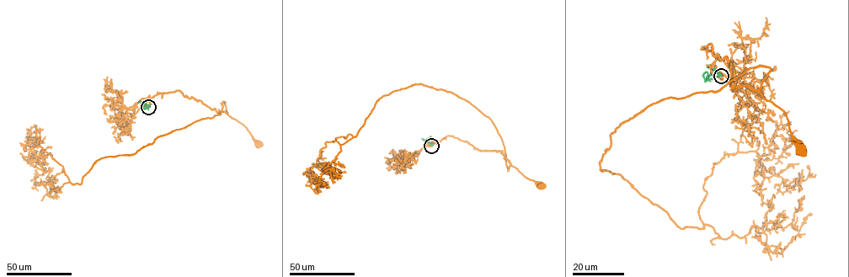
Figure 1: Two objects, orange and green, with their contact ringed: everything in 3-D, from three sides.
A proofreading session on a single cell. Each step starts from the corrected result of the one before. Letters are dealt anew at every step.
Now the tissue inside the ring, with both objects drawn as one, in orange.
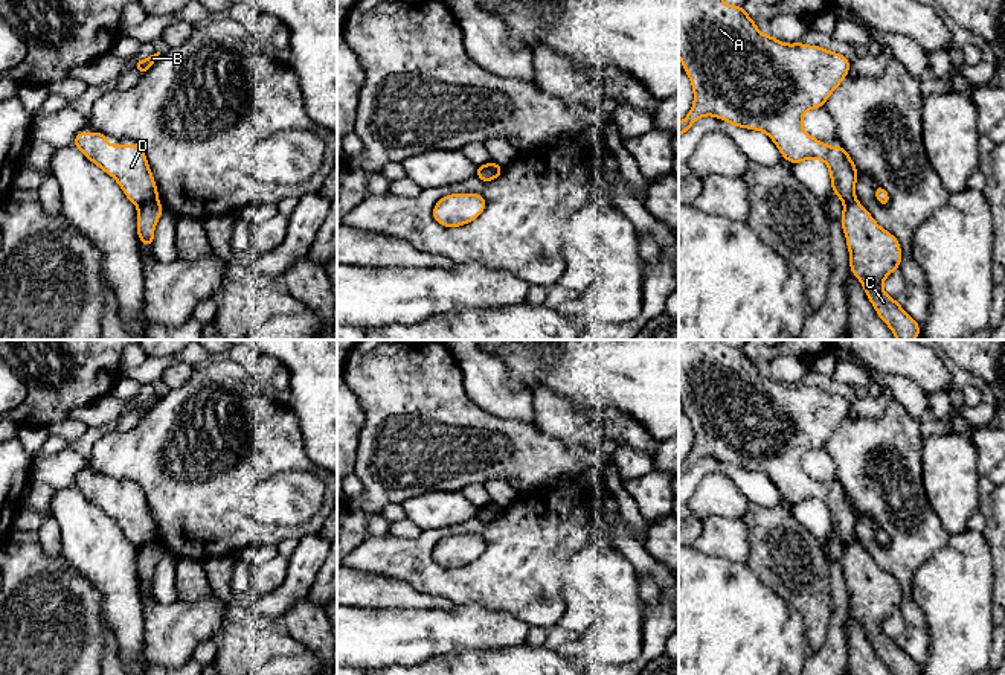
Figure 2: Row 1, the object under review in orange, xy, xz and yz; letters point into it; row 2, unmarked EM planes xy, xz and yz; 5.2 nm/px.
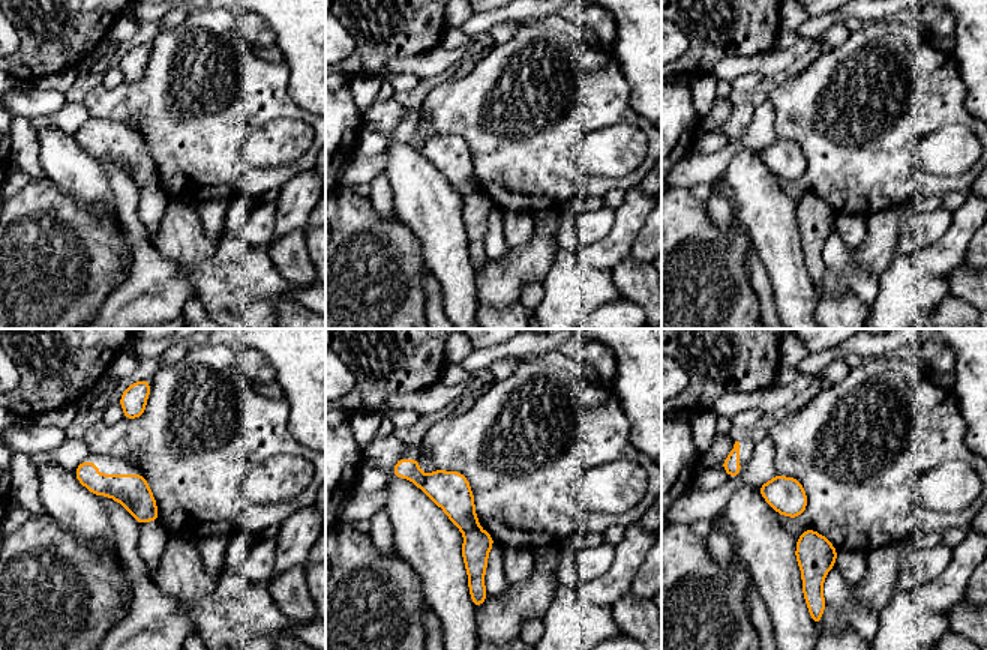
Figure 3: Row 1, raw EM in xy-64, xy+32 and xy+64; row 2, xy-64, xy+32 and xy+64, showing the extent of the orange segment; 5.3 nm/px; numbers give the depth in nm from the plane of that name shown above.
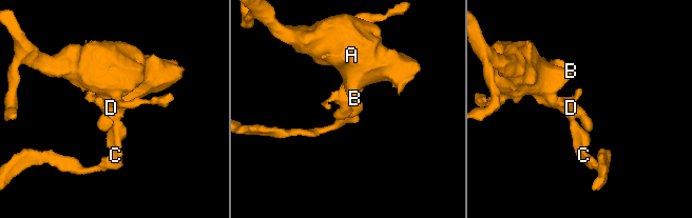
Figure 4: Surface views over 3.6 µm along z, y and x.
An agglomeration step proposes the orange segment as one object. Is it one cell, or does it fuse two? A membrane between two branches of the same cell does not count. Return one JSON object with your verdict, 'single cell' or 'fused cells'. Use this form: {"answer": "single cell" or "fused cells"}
{"answer": "fused cells"}

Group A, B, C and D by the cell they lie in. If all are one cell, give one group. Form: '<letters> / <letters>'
A B D / C

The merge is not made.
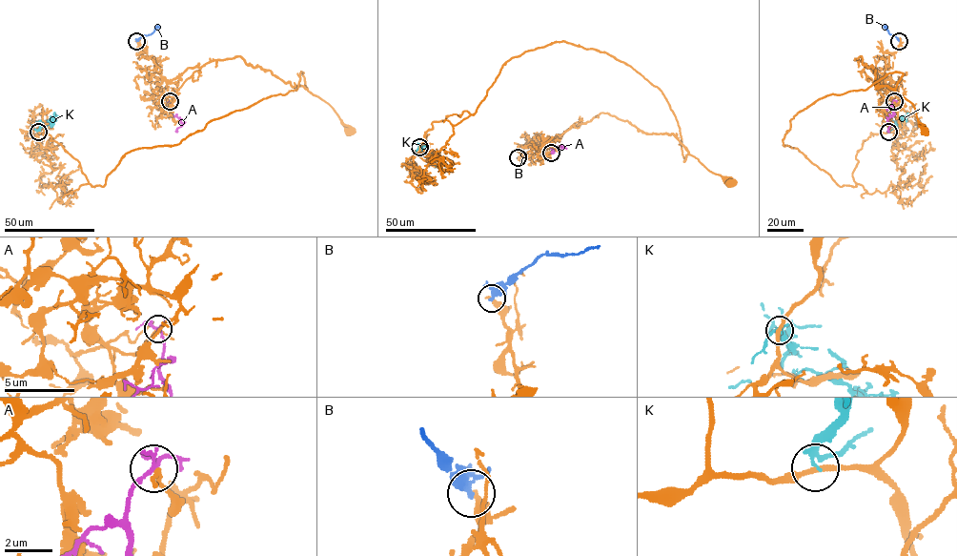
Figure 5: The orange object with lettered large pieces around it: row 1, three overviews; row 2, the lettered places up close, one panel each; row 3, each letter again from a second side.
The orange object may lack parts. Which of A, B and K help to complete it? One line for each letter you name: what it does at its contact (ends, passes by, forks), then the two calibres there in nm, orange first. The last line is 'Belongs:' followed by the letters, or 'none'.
Belongs: none

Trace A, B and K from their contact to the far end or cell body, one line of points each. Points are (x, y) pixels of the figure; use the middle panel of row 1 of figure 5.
A: (551, 153), (560, 146), (563, 147), (559, 147)
B: (518, 158), (540, 142)
K: (419, 147), (424, 154), (433, 157), (437, 165), (435, 167)

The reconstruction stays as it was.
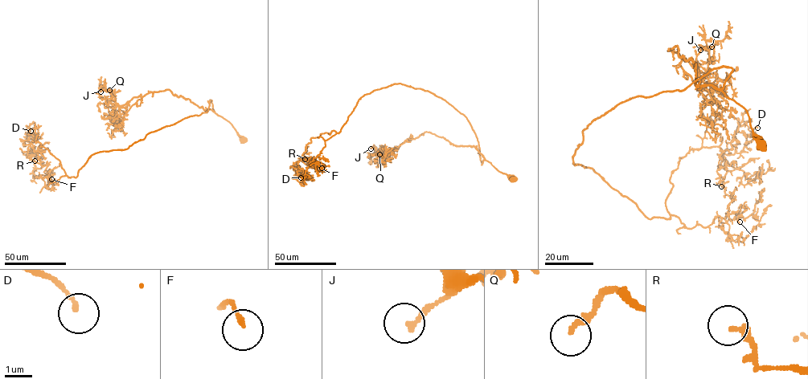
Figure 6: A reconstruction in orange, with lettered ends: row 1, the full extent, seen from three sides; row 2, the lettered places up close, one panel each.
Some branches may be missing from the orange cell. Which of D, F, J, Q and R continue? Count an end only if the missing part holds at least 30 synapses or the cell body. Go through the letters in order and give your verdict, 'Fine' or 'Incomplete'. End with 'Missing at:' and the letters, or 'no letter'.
D: Fine
F: Fine
J: Fine
Q: Incomplete
R: Fine
Missing at: Q

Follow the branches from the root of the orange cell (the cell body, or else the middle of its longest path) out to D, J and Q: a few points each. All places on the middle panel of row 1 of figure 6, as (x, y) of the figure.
D: (513, 179), (481, 165), (463, 114), (399, 83), (362, 96), (339, 132), (311, 138), (293, 164), (301, 177)
J: (513, 179), (498, 170), (473, 146), (455, 145), (429, 132), (386, 151), (384, 146), (371, 148)
Q: (513, 179), (498, 170), (473, 146), (455, 145), (429, 132), (424, 132), (379, 154)

